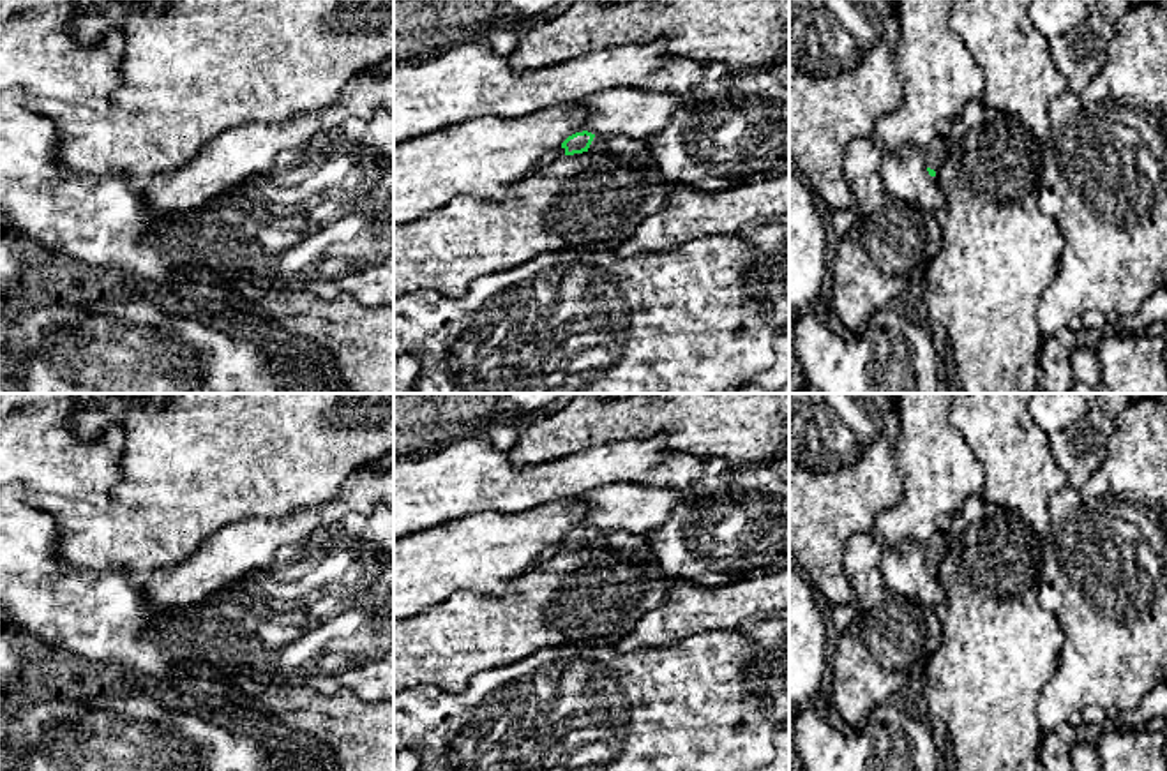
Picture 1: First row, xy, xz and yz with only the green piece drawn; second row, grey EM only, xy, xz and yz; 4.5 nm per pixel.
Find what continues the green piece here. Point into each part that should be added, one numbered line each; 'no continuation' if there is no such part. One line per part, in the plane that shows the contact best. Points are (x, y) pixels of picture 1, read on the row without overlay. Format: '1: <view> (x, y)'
1: xz (641, 544)

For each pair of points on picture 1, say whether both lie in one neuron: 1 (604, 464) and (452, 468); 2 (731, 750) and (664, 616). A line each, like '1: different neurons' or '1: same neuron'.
1: same neuron
2: different neurons

